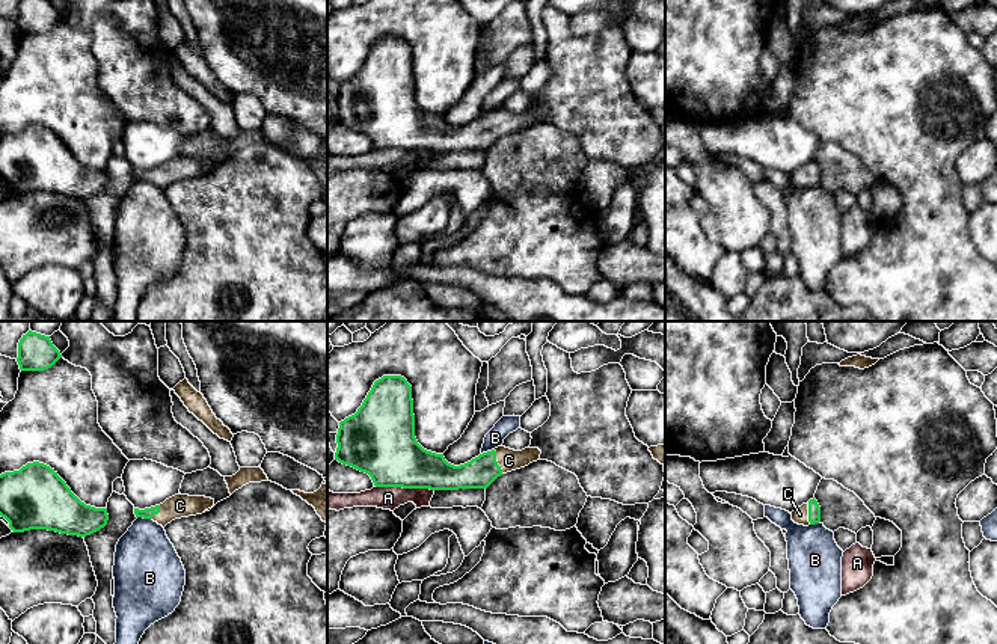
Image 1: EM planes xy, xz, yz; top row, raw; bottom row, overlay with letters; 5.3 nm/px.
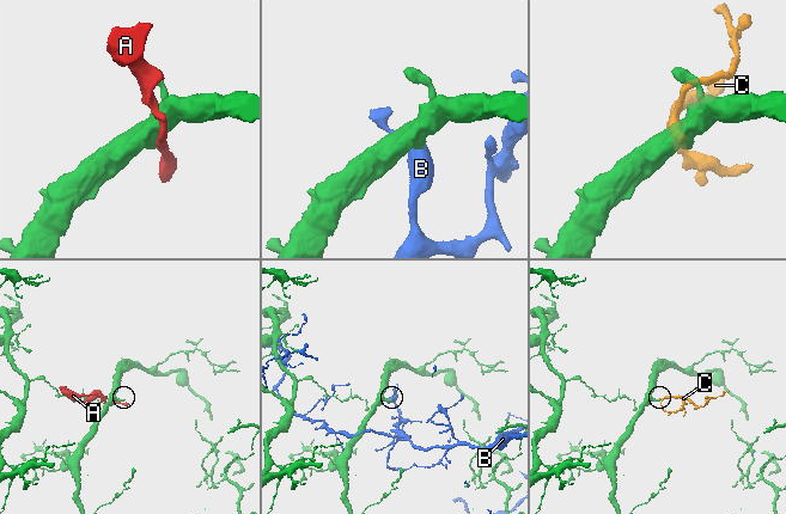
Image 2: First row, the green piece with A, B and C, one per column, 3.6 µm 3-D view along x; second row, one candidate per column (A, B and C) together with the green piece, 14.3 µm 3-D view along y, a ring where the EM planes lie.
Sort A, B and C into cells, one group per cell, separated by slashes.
A / B / C

